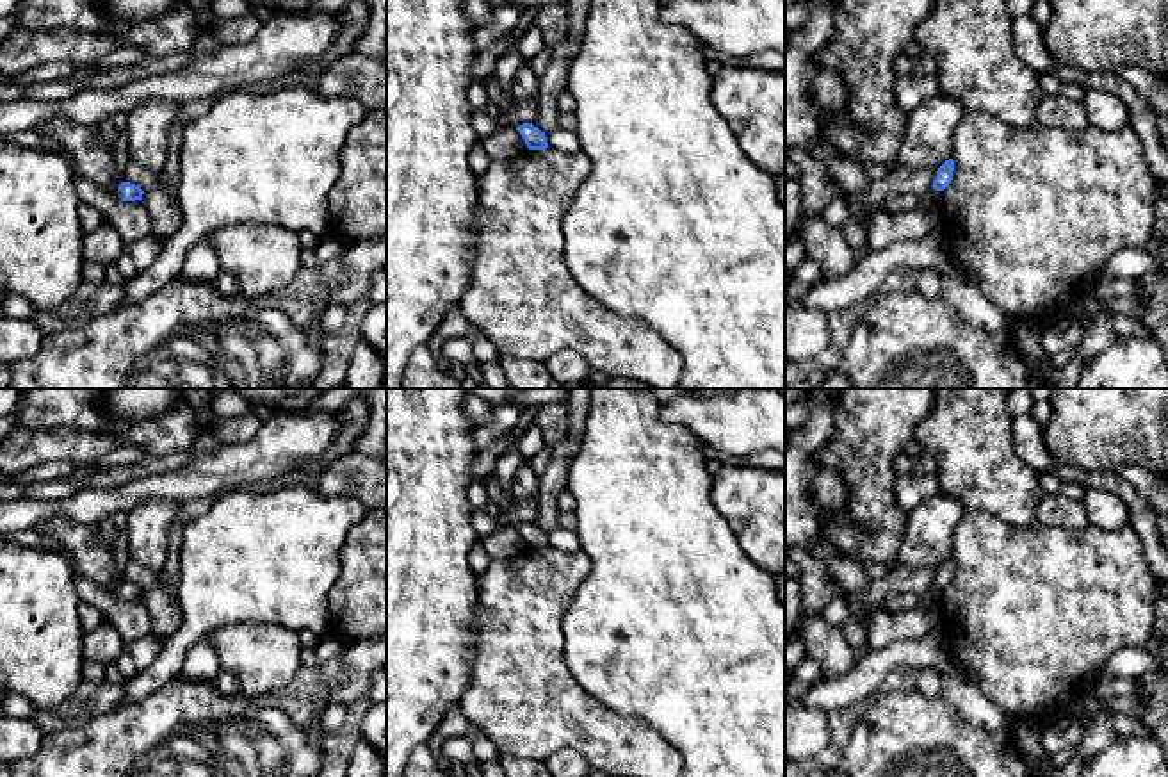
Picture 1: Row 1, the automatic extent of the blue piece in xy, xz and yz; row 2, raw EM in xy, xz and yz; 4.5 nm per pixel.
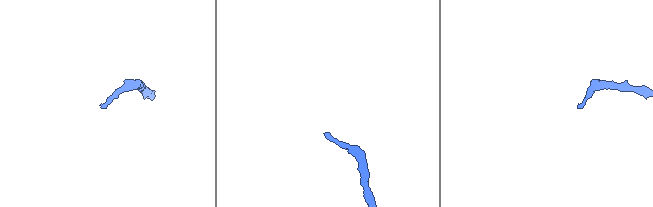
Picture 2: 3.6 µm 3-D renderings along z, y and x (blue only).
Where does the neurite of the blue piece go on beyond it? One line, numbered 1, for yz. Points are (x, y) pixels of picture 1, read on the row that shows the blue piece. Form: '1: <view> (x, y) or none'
1: none

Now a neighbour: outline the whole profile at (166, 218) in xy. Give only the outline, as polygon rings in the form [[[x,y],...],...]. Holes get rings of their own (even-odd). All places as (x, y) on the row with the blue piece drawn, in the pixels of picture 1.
[[[158,176],[157,185],[142,194],[142,203],[151,217],[153,235],[167,241],[182,228],[182,210],[173,201],[164,180]]]

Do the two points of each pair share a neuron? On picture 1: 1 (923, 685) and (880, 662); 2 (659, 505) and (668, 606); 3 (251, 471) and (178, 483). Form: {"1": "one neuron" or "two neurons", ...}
{"1": "two neurons", "2": "one neuron", "3": "one neuron"}

